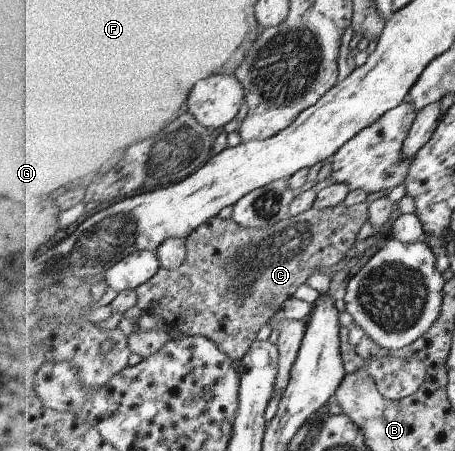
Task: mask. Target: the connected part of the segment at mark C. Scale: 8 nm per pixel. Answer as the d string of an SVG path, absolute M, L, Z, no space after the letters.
M363 190L349 191L339 206L323 210L311 207L281 222L281 232L275 233L269 227L250 229L241 226L234 218L215 217L186 239L188 258L181 268L174 271L162 267L155 277L140 286L137 306L153 318L165 319L173 329L183 330L186 335L203 335L215 340L221 350L240 363L256 344L257 335L269 318L281 310L281 304L293 297L309 276L321 273L322 268L336 265L345 258L368 221L368 207L364 202L367 195Z

